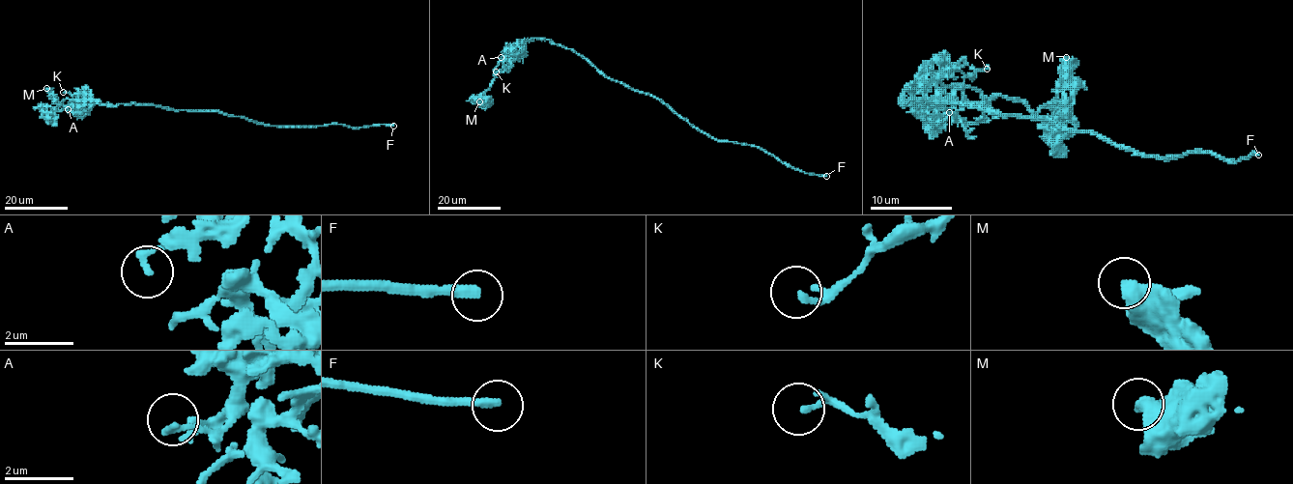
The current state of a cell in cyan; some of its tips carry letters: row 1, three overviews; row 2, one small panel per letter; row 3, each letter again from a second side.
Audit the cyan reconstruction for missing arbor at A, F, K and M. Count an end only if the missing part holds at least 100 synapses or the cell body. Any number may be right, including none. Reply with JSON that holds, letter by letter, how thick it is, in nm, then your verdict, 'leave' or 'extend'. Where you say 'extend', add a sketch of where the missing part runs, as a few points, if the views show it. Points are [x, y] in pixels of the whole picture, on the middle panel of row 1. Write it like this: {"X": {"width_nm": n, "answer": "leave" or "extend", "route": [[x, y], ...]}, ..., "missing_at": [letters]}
{"A": {"width_nm": 190, "answer": "leave"}, "F": {"width_nm": 280, "answer": "leave"}, "K": {"width_nm": 130, "answer": "leave"}, "M": {"width_nm": 460, "answer": "leave"}, "missing_at": []}

